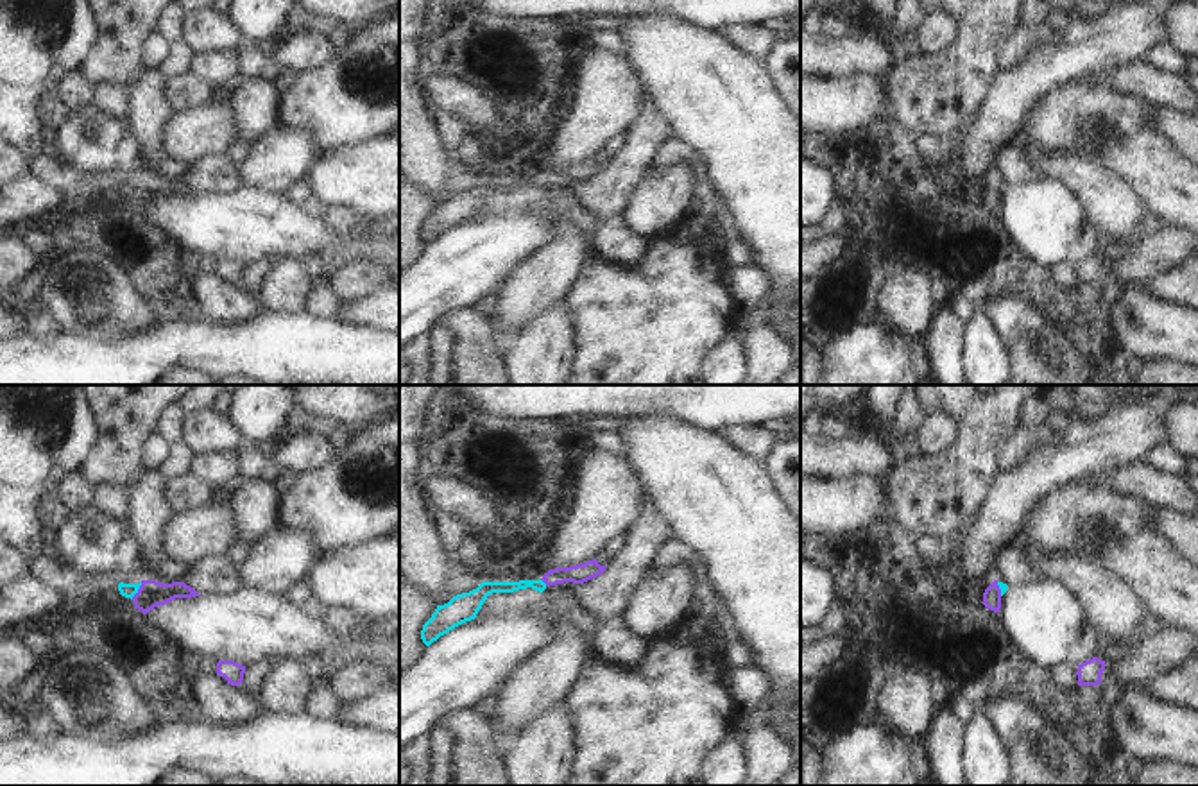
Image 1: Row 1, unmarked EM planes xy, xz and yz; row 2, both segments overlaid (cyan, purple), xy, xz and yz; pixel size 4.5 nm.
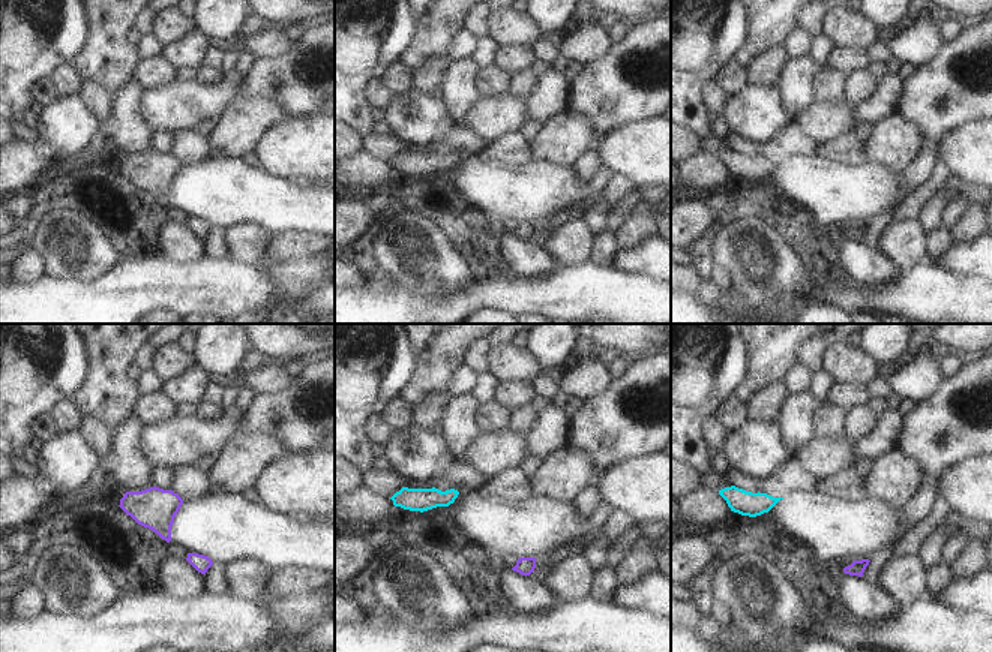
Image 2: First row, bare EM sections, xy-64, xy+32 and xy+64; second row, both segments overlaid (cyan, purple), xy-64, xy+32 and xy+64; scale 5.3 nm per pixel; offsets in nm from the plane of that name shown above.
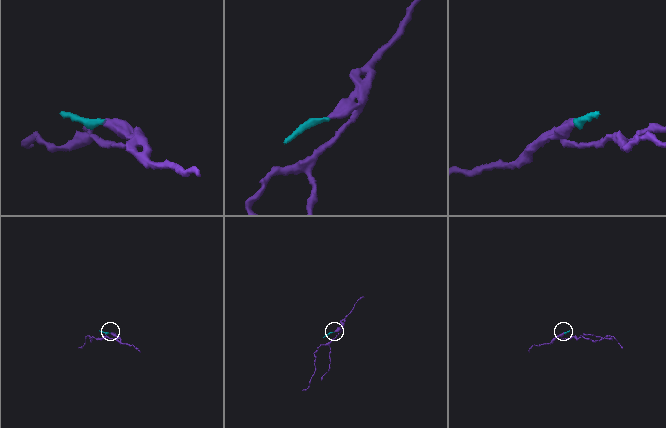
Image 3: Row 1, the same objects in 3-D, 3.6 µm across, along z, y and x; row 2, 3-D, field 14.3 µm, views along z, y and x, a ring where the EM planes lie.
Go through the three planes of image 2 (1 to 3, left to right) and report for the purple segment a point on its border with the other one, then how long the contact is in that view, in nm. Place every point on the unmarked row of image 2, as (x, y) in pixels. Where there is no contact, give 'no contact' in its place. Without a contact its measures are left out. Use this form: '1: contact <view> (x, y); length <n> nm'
1: no contact
2: no contact
3: no contact

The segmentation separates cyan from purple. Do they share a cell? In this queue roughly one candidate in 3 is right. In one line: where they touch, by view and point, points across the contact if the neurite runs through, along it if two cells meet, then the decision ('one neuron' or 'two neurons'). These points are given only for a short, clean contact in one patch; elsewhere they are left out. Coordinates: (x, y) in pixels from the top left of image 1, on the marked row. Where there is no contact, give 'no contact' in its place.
xy (136, 591) | across xy (126, 589), (136, 591), (151, 593) | one neuron

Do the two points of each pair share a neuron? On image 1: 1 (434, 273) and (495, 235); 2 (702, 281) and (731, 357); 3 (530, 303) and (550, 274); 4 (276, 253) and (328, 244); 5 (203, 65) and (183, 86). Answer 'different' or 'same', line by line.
1: same
2: different
3: same
4: same
5: different

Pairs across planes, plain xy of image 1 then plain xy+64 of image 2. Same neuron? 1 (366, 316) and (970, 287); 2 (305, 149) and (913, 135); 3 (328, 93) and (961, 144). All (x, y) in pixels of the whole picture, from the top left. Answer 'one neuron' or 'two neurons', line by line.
1: two neurons
2: one neuron
3: two neurons

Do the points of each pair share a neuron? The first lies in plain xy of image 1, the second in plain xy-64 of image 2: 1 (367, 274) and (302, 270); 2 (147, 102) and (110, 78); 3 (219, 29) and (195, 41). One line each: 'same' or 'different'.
1: different
2: different
3: different

